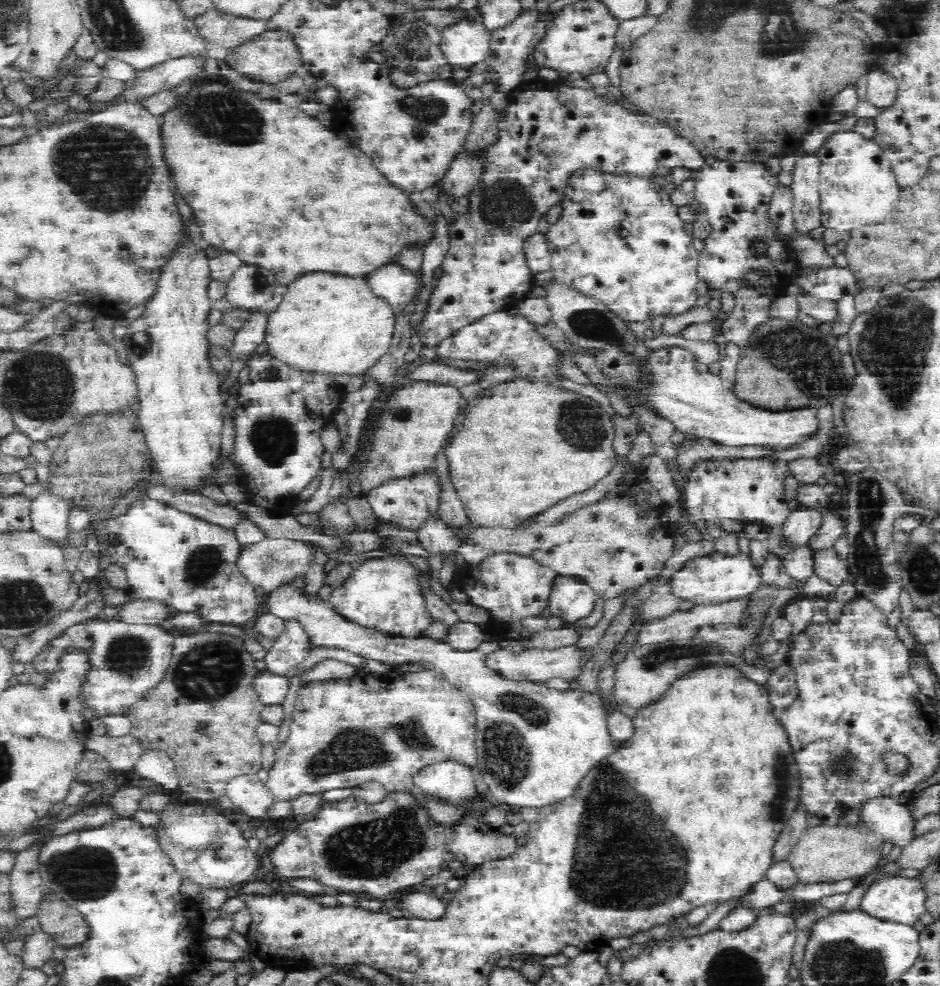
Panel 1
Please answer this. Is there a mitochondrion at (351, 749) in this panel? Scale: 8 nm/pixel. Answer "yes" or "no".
yes

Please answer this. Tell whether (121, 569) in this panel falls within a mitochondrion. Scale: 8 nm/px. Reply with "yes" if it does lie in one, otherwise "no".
no

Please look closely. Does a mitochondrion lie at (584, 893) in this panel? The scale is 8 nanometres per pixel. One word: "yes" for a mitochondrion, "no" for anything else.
yes

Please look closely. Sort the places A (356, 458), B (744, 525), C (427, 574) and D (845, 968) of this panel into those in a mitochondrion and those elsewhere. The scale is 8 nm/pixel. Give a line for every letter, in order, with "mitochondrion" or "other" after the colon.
A: other
B: other
C: other
D: mitochondrion

